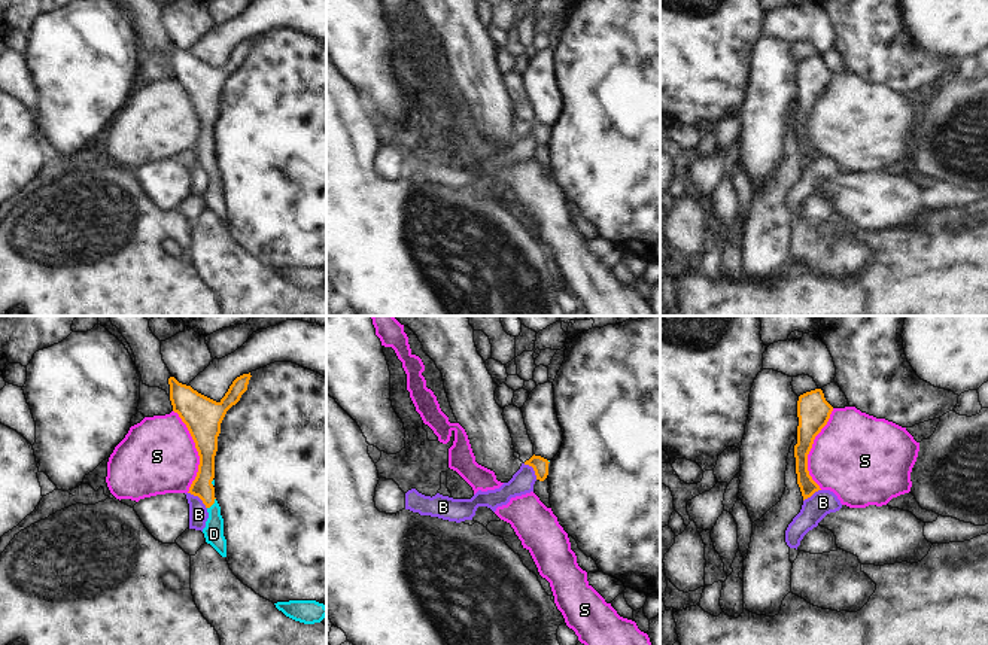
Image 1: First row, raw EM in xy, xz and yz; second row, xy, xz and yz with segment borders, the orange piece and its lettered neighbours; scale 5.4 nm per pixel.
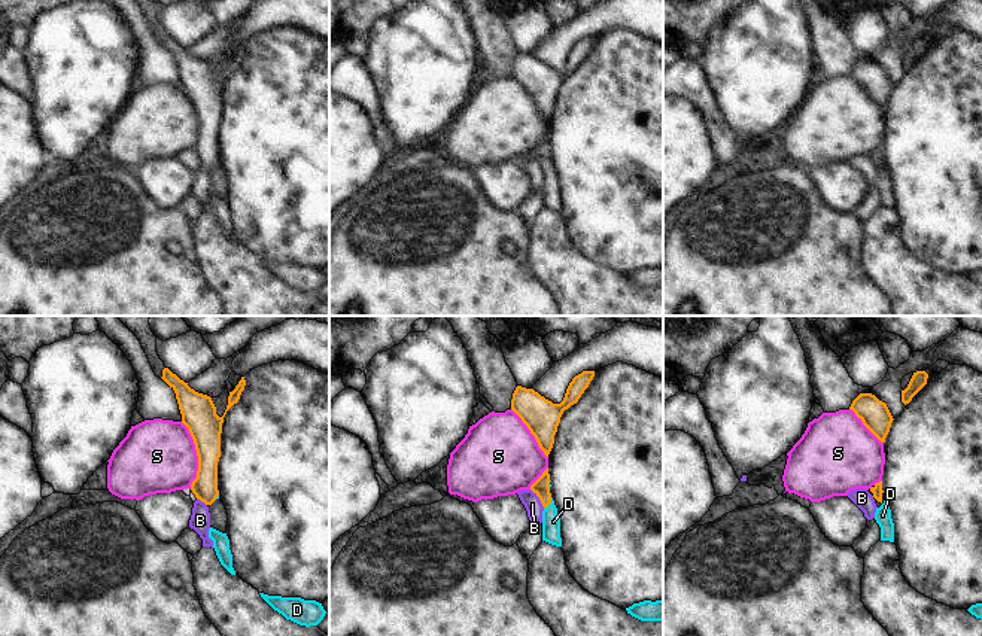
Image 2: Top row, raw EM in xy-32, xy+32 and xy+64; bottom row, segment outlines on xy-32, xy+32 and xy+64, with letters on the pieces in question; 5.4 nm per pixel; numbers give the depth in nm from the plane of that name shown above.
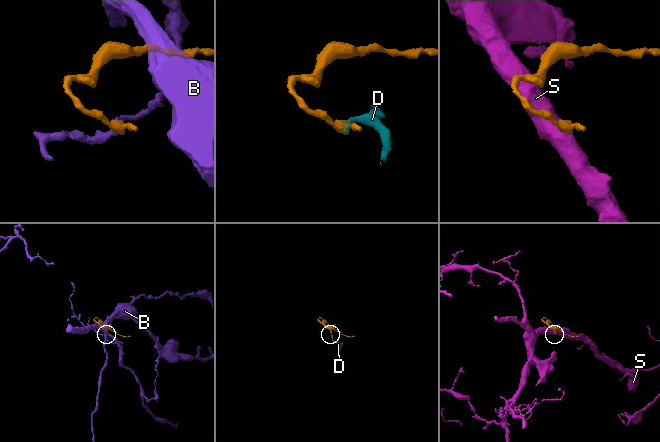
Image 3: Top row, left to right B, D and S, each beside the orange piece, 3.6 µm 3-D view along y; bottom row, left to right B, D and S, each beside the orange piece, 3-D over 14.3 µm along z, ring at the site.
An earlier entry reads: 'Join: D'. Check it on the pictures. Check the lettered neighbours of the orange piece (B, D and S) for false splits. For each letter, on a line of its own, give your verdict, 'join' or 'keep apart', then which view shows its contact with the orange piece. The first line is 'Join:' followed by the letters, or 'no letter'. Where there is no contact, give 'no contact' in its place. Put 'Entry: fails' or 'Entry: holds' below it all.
Join: D
B: keep apart | xy
D: join | xy
S: keep apart | xy
Entry: holds

